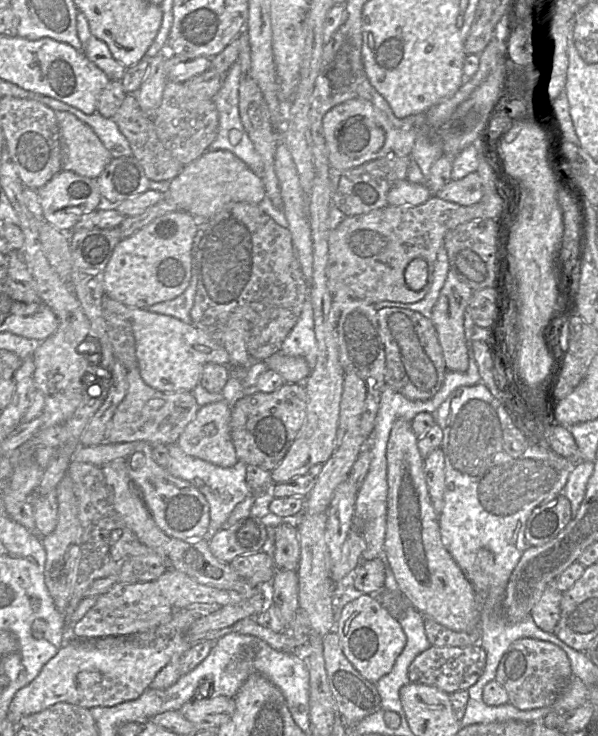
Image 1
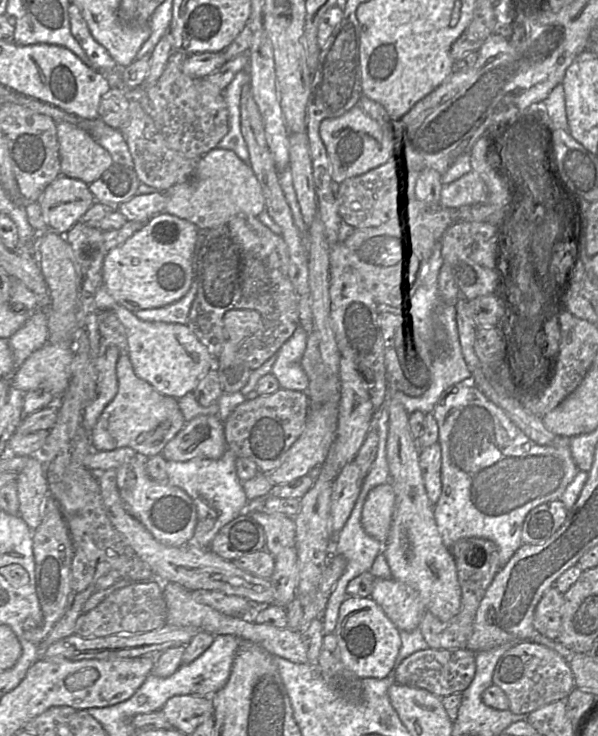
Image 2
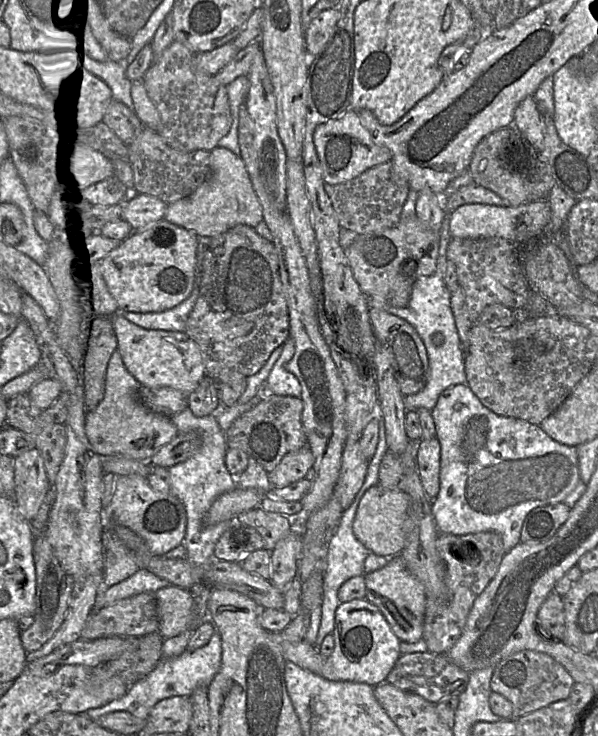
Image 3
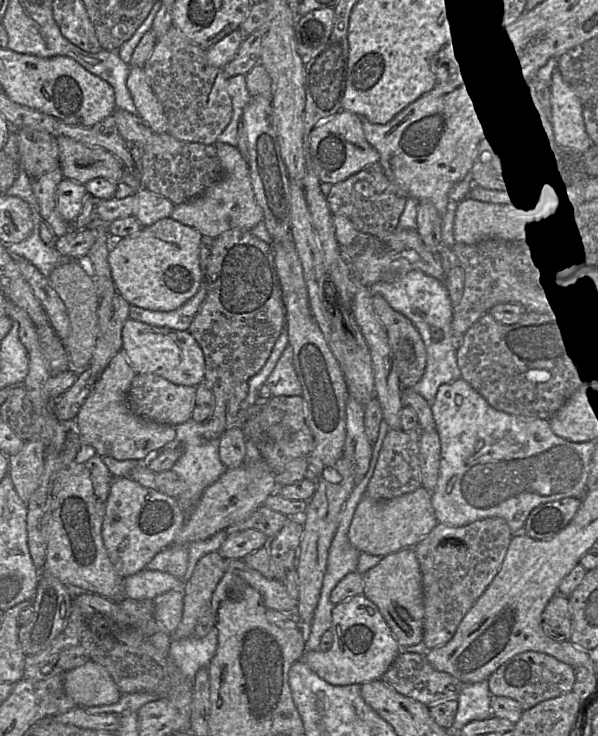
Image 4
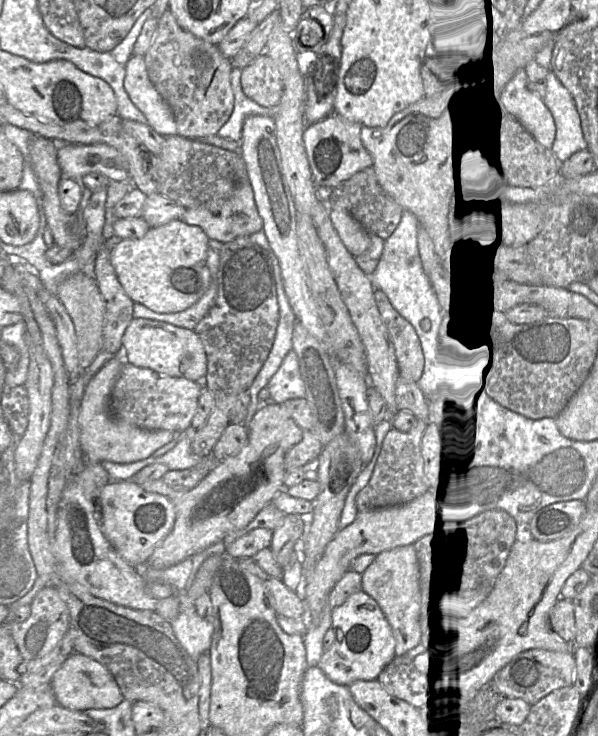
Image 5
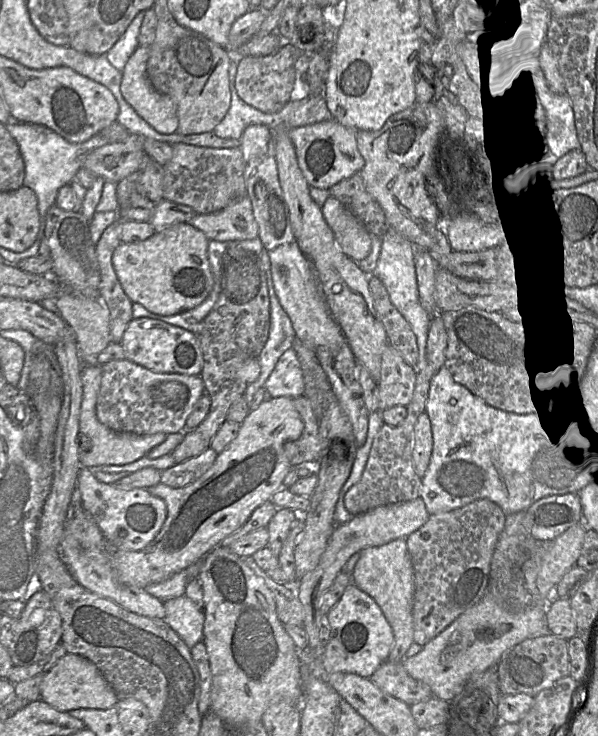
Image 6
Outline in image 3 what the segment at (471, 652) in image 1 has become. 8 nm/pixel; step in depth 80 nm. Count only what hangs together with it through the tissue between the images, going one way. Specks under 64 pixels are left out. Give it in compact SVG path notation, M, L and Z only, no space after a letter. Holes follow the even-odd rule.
M427 651L401 654L389 672L386 682L436 704L446 697L459 696L465 690L469 677L470 673L457 666L446 653Z

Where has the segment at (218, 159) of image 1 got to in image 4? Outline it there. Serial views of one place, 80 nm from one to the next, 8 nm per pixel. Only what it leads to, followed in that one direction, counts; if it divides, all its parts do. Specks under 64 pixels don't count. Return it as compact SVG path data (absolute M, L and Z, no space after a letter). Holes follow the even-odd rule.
M218 142L215 144L223 168L223 177L201 196L175 205L171 217L197 229L202 235L216 238L235 228L252 229L263 220L263 210L256 202L250 178L249 164L237 146Z

